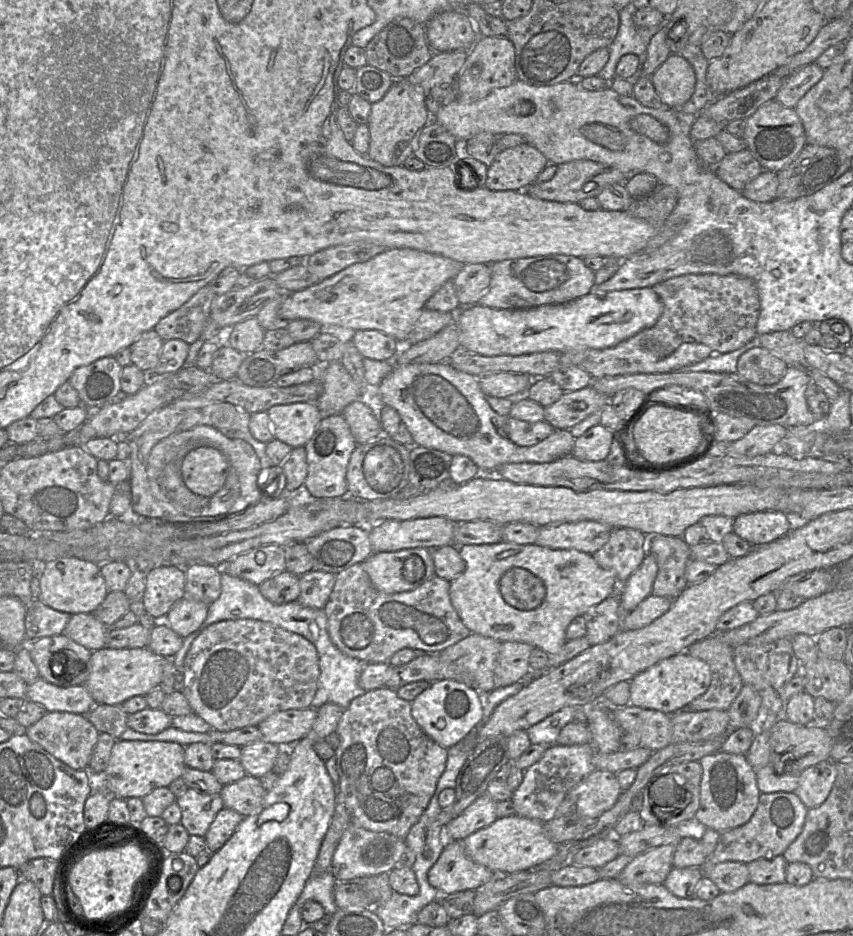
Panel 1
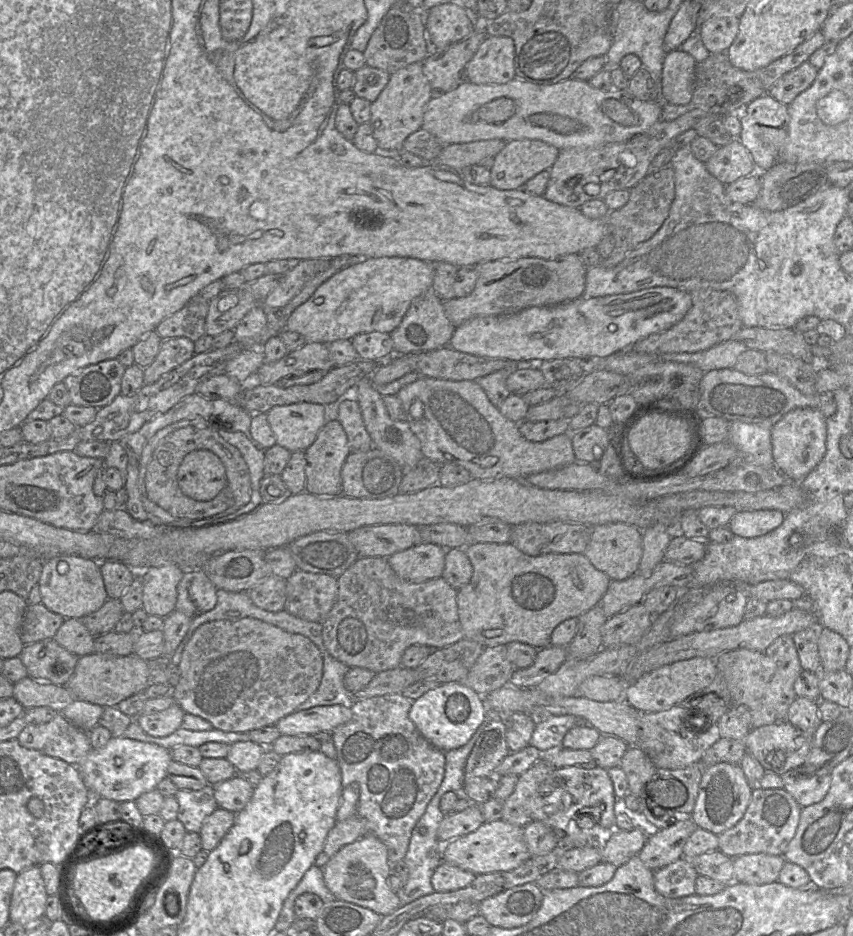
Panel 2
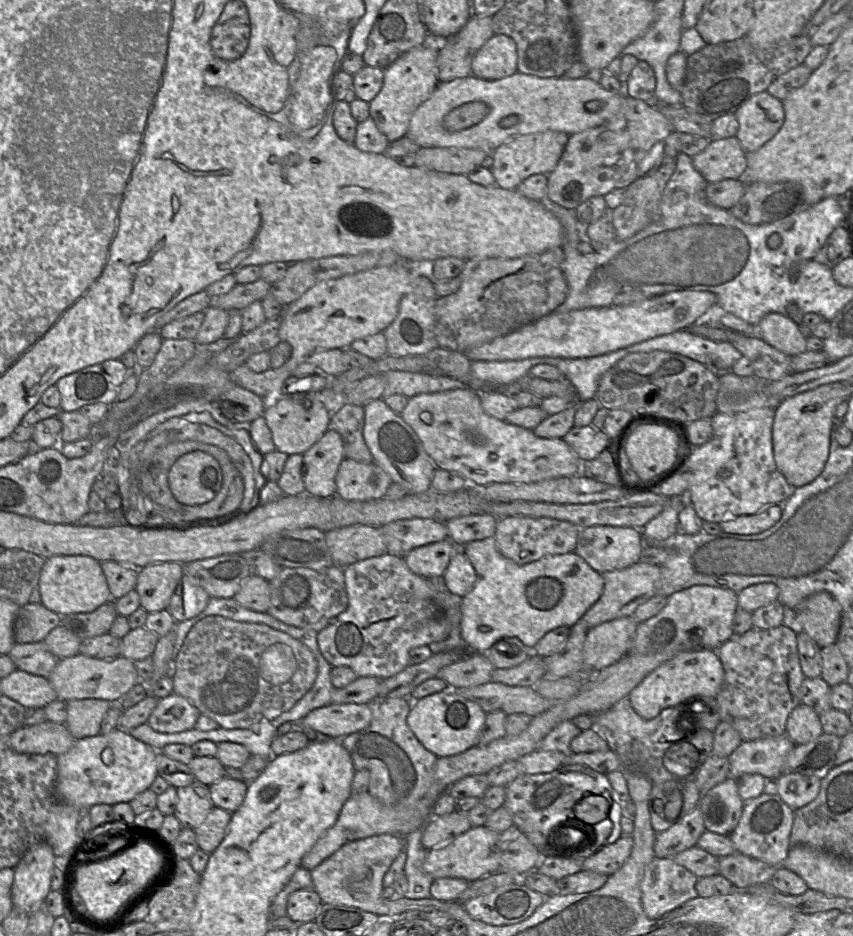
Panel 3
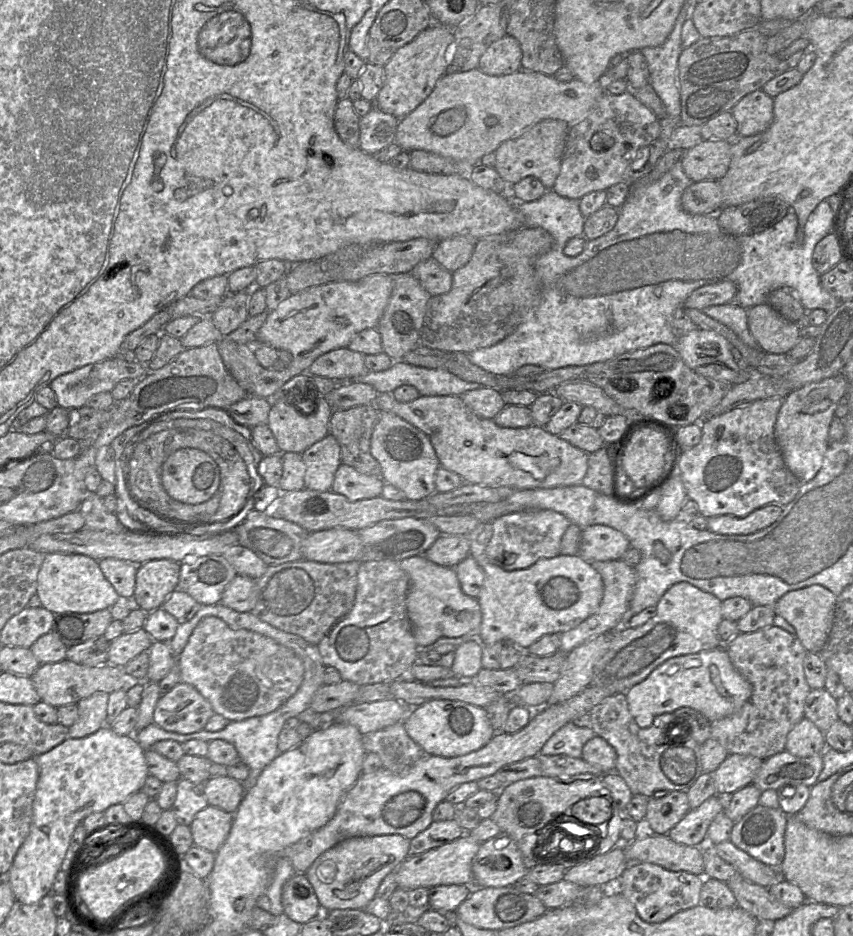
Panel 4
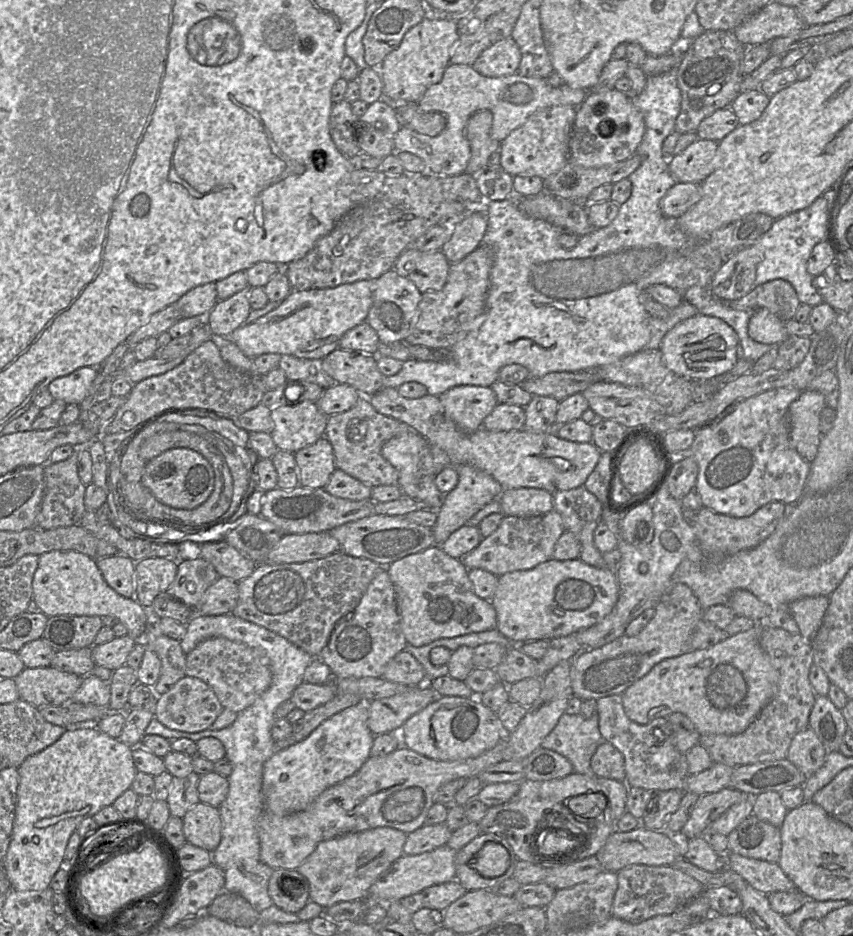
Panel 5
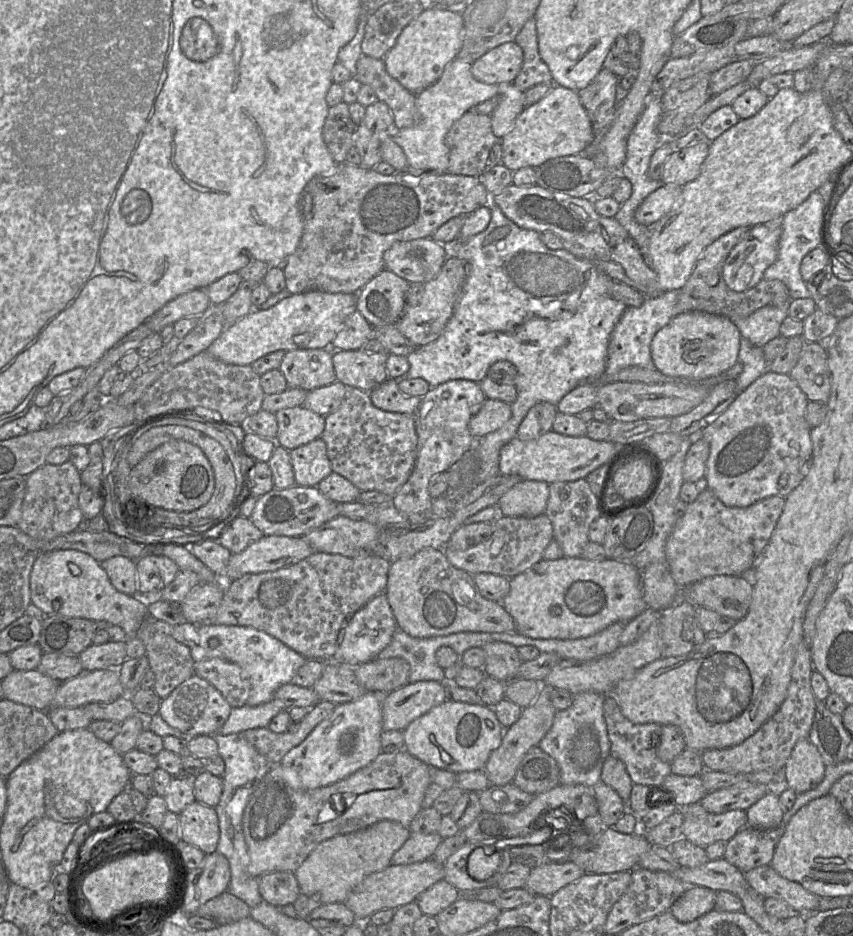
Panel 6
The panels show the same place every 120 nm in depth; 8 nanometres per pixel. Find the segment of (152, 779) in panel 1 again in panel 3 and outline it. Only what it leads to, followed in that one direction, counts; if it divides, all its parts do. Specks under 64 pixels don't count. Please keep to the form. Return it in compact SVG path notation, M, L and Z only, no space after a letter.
M115 728L107 734L76 739L66 753L57 756L57 793L64 802L81 811L87 811L96 804L130 803L138 794L149 789L158 776L158 752L152 746L131 736L123 728Z

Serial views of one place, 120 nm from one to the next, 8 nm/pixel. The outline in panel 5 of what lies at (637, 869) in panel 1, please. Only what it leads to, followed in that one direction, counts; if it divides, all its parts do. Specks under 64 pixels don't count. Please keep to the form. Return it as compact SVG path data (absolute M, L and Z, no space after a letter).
M731 787L701 796L680 834L687 839L702 837L712 822L747 796L749 795Z

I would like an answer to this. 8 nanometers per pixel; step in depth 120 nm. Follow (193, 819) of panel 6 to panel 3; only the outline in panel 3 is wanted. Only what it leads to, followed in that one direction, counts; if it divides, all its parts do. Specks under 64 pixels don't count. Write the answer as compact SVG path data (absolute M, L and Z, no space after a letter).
M213 807L194 829L198 848L211 854L224 839L231 816L230 812Z

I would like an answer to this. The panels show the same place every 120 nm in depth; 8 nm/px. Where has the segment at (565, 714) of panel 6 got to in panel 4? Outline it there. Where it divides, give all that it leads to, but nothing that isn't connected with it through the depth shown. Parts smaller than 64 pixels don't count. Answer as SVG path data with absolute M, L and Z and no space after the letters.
M572 722L567 723L555 732L540 750L540 755L566 755L582 758L584 745L596 734L591 727L577 727Z

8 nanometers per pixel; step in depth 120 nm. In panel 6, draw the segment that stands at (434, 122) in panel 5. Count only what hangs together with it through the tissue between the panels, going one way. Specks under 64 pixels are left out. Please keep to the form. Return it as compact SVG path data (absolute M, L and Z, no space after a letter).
M361 54L356 65L356 78L375 91L378 100L387 104L394 117L394 129L400 130L418 125L421 114L416 105L416 94L404 88L389 75L383 59Z

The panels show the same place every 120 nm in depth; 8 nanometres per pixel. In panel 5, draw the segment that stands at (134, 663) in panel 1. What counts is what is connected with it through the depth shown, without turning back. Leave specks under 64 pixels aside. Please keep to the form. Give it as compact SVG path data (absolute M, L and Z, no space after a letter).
M52 666L25 667L14 681L19 697L35 707L65 706L81 686L83 677Z

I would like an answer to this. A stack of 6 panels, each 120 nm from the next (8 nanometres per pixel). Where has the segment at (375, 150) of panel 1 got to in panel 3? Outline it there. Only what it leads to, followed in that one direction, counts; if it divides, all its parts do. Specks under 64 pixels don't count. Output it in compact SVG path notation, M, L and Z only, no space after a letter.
M427 43L406 52L384 70L382 89L369 105L370 117L389 143L407 135L413 113L436 89L439 83L436 73L437 54L438 45Z

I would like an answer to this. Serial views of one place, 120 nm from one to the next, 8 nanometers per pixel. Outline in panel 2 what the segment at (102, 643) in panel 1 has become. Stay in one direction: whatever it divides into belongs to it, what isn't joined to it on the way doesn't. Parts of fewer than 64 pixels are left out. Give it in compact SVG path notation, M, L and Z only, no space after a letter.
M66 618L53 639L76 656L94 653L94 636L80 619Z

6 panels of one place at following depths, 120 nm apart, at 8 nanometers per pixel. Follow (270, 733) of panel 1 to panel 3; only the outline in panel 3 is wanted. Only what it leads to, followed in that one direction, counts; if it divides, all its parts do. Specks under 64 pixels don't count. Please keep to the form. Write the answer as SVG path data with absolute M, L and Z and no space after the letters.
M329 704L312 710L295 728L308 727L332 739L341 739L366 728L372 719L368 704Z

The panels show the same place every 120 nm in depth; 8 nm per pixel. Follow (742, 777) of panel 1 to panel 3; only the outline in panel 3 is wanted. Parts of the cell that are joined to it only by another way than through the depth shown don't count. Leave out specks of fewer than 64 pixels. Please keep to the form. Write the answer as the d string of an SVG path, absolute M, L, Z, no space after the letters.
M728 777L713 787L701 796L699 808L707 831L720 835L731 834L744 808L744 801L738 792L738 780Z

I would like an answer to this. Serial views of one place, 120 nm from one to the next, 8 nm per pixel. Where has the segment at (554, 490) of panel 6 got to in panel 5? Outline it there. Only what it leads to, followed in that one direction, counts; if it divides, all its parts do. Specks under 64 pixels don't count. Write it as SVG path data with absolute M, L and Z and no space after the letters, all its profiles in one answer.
M584 485L553 494L554 509L561 515L565 531L576 535L581 544L579 559L595 568L607 568L594 544L594 530L602 518L603 504Z

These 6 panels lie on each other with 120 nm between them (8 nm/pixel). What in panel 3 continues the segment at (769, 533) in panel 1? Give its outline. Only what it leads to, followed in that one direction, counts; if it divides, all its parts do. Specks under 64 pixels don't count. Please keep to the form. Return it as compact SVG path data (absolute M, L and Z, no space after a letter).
M774 504L757 514L729 517L719 524L724 533L759 534L774 526L781 519L782 514L783 504Z

